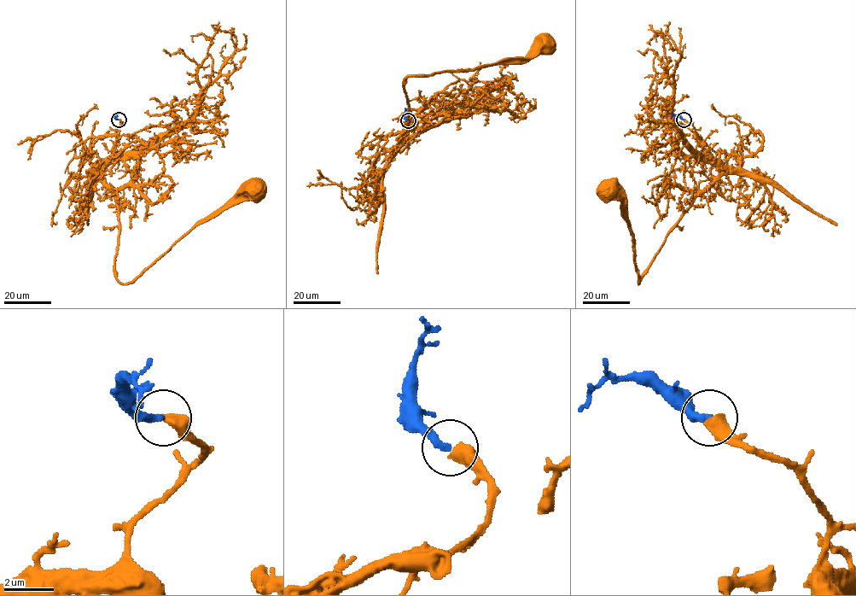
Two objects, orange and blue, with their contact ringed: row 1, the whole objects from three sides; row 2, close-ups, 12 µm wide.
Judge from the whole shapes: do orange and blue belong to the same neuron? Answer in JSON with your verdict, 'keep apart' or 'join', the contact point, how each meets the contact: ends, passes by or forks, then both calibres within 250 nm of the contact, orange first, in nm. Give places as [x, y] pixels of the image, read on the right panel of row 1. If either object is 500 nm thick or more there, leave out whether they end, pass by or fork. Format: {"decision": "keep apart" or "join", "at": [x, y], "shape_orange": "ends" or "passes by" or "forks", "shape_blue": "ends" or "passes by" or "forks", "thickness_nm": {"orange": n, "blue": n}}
{"decision": "join", "at": [684, 119], "thickness_nm": {"orange": 550, "blue": 300}}

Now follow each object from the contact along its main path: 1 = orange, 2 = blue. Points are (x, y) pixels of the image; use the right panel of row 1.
1: (684, 119), (695, 130), (719, 175), (666, 236), (639, 283), (627, 201), (619, 193), (603, 189)
2: (684, 119), (677, 115), (671, 119)

